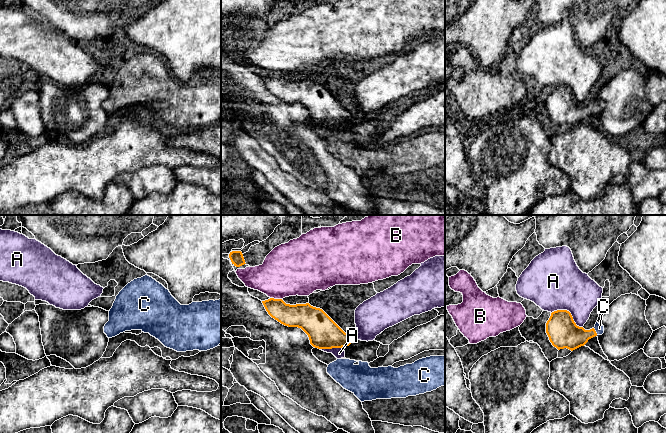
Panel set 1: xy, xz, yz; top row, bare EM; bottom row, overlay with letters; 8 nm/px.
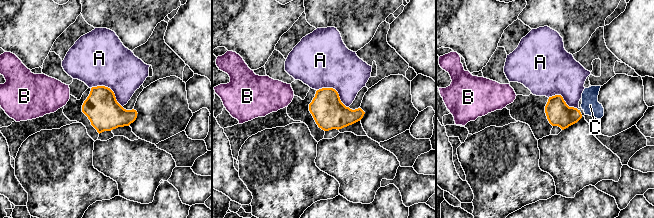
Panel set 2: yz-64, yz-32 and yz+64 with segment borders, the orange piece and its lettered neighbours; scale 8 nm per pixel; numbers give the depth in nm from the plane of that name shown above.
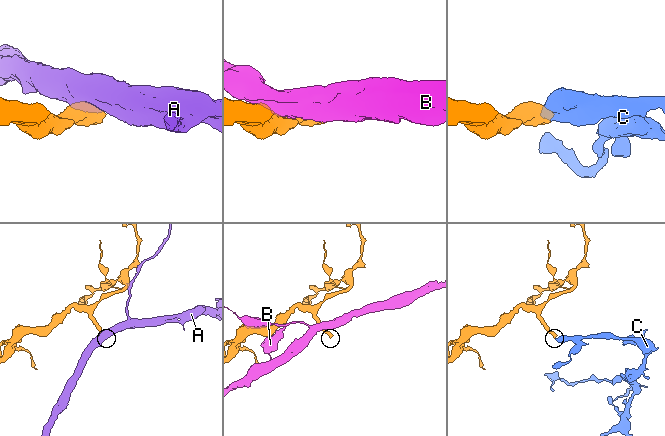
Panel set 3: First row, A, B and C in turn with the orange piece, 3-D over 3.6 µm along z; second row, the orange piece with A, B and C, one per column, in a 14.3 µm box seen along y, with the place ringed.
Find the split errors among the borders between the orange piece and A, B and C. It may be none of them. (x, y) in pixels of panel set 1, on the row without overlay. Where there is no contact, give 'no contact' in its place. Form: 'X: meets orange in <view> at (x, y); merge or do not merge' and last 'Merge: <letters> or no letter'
A: meets orange in yz at (569, 88); do not merge
B: meets orange in xz at (276, 75); do not merge
C: meets orange in yz at (595, 107); merge
Merge: C

